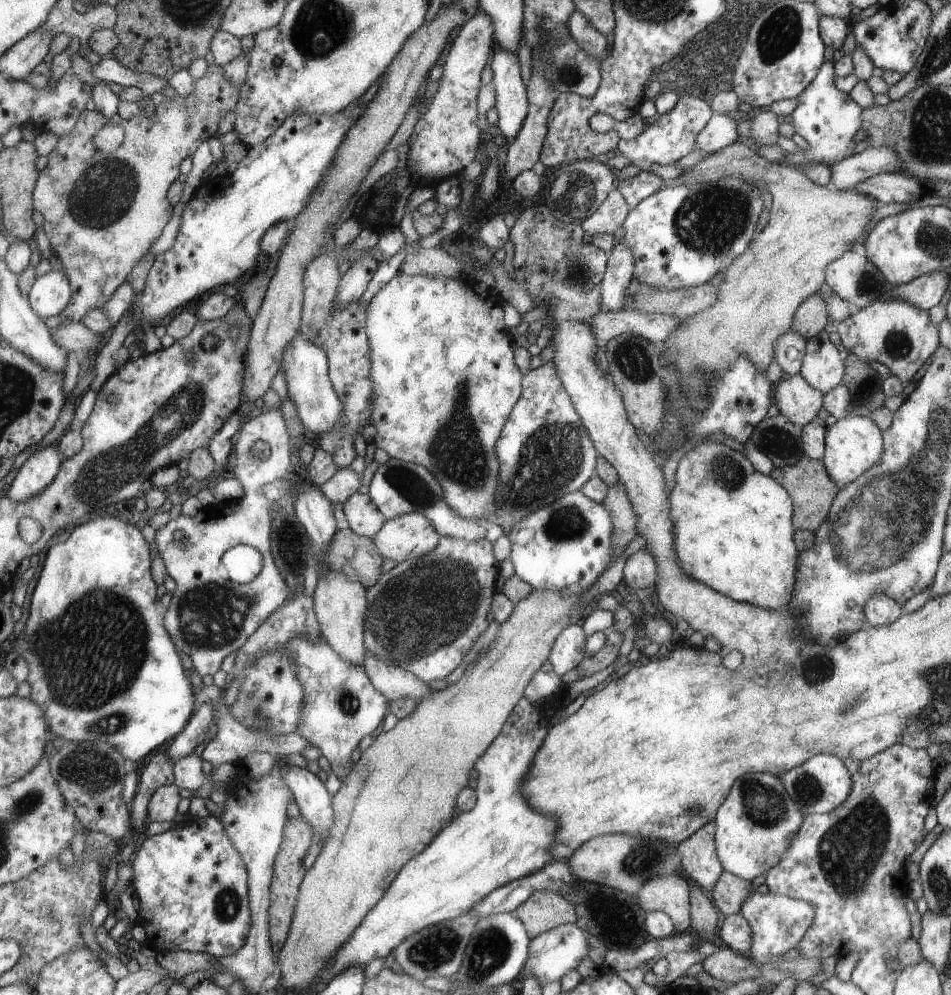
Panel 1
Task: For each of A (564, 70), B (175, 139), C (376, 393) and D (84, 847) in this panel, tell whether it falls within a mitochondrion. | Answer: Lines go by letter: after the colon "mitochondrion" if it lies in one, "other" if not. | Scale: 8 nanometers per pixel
A: mitochondrion
B: other
C: other
D: other

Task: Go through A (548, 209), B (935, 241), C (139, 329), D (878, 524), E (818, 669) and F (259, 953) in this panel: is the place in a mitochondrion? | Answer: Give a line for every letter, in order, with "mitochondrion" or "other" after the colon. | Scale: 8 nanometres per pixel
A: mitochondrion
B: mitochondrion
C: other
D: mitochondrion
E: mitochondrion
F: other

